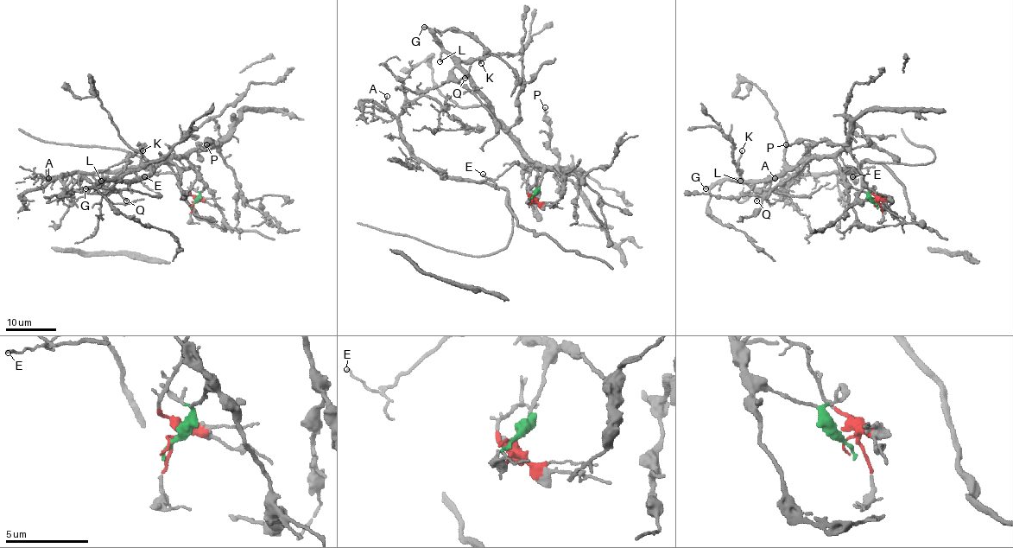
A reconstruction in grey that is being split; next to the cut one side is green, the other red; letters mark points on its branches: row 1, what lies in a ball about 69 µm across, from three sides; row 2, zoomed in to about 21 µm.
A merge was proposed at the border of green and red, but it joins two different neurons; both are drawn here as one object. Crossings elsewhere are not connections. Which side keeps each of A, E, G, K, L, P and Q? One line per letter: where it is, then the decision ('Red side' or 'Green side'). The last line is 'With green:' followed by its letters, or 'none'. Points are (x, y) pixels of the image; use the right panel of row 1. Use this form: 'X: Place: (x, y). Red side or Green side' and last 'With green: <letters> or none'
A: Place: (775, 178). Red side
E: Place: (852, 176). Red side
G: Place: (705, 188). Green side
K: Place: (742, 150). Green side
L: Place: (740, 181). Green side
P: Place: (786, 144). Green side
Q: Place: (756, 200). Green side
With green: G, K, L, P, Q

